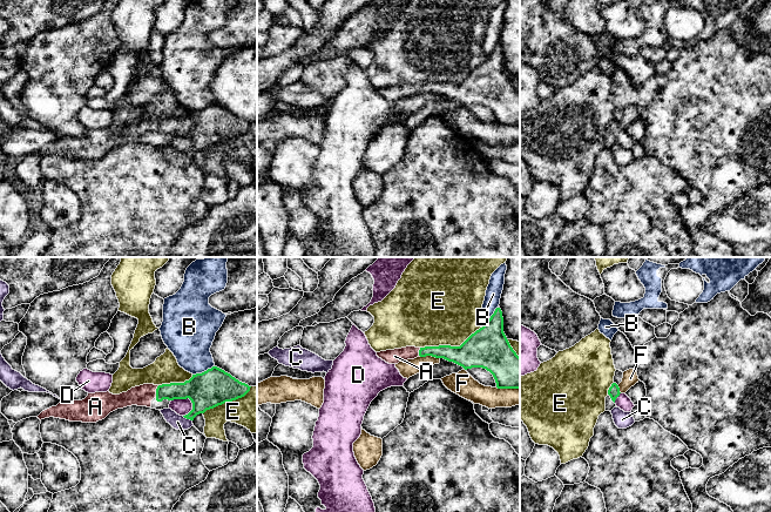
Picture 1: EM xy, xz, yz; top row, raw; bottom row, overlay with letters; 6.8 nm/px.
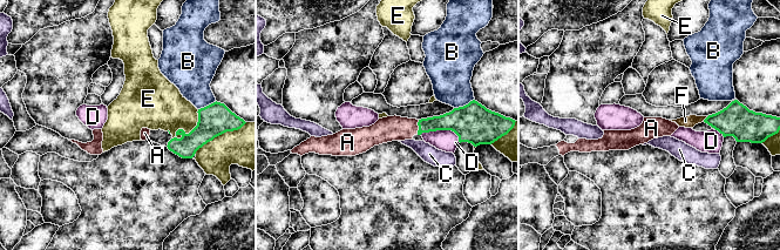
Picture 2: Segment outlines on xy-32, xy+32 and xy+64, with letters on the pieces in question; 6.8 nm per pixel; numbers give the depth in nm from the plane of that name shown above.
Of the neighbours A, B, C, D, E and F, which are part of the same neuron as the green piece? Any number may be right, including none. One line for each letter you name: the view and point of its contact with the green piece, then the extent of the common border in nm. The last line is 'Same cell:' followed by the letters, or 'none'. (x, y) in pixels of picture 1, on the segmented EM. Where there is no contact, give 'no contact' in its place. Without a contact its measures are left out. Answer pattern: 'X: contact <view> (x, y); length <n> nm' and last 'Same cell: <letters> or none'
A: contact xy (156, 391); length 80 nm
Same cell: A

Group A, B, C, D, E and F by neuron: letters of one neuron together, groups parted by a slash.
A / B / C / D / E / F

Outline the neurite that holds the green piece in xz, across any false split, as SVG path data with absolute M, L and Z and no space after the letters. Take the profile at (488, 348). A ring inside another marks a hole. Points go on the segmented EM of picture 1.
M496 308L487 323L472 334L460 346L406 346L377 352L388 364L432 356L453 362L465 370L482 368L489 371L498 389L520 389L520 357L503 332L503 317Z

